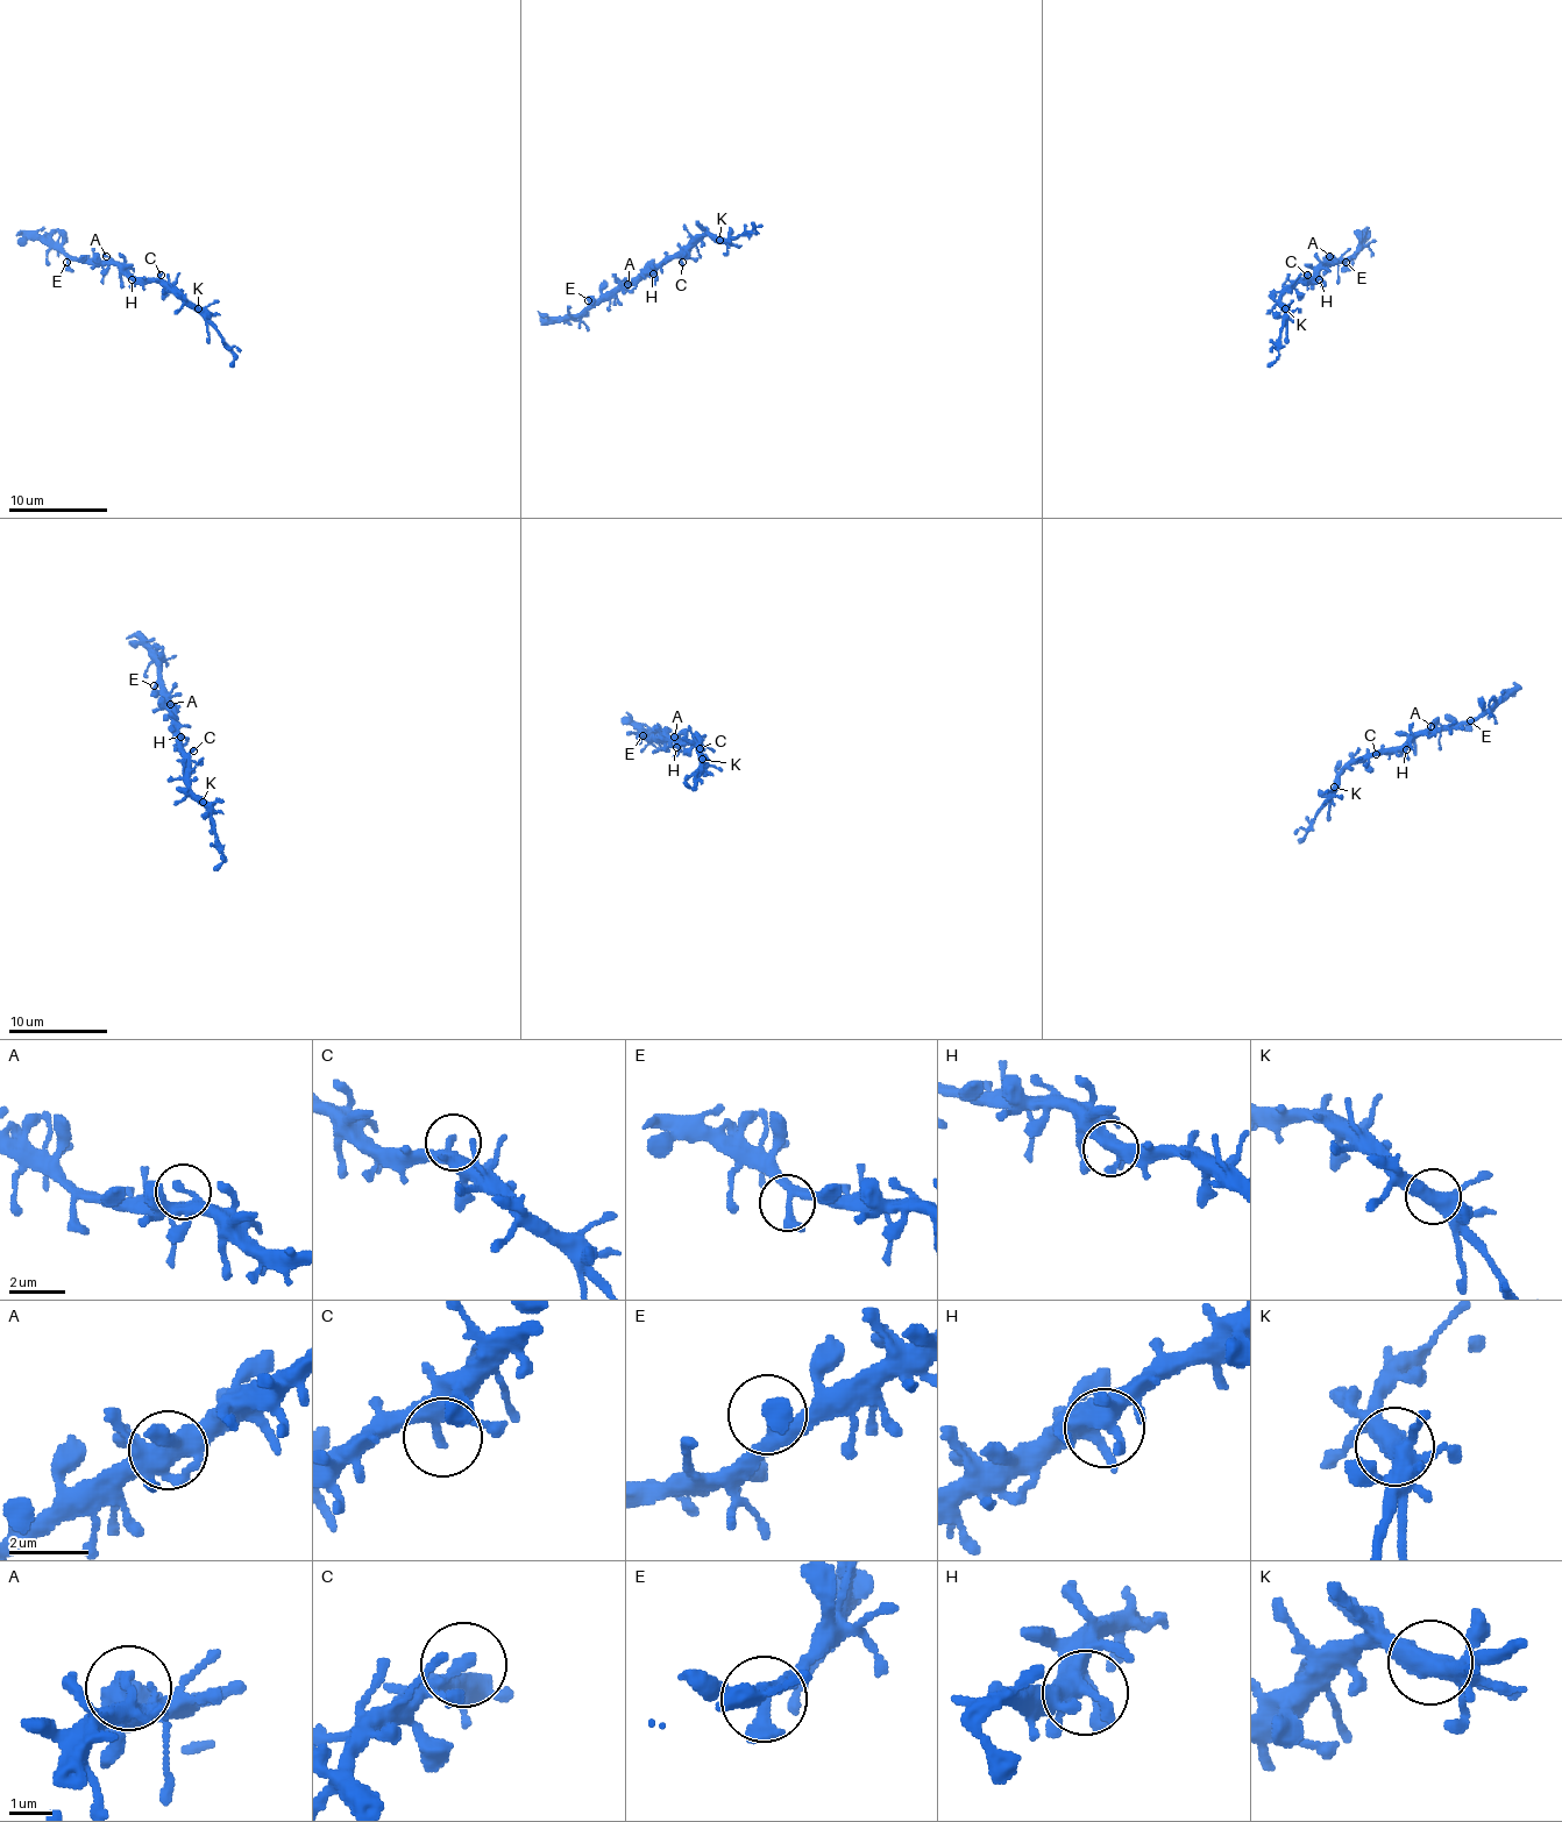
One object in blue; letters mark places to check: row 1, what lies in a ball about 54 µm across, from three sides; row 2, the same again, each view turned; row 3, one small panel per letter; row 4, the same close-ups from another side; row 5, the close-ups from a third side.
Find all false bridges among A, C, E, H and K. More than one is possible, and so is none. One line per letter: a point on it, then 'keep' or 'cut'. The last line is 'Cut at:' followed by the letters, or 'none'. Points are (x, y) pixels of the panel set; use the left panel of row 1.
A: at (106, 256); keep
C: at (161, 275); keep
E: at (66, 262); keep
H: at (132, 279); keep
K: at (198, 308); keep
Cut at: none

